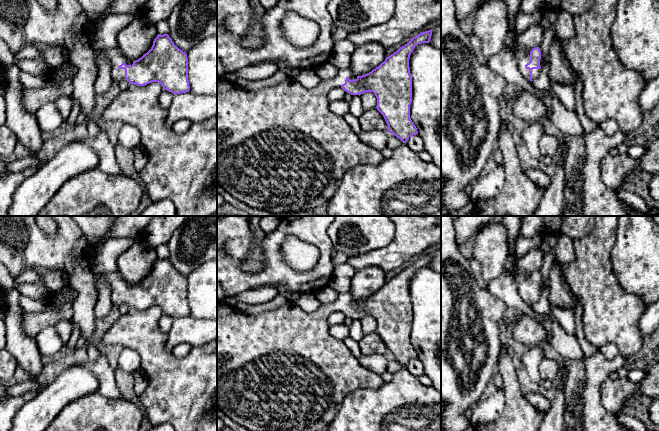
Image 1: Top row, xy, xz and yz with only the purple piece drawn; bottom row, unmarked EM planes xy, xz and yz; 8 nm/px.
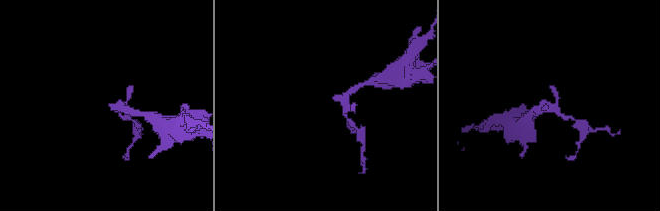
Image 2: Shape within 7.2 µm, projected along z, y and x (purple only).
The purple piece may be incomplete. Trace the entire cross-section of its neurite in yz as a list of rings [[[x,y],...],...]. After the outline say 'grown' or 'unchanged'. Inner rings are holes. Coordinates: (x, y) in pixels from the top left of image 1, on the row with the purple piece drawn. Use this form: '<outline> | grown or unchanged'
[[[539,47],[531,51],[519,51],[516,54],[518,69],[527,81],[533,81],[540,75],[541,51]]] | grown

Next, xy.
[[[158,34],[153,41],[151,49],[138,60],[133,61],[128,59],[118,47],[108,49],[106,57],[111,64],[111,79],[113,82],[118,83],[125,79],[130,84],[138,86],[158,82],[164,90],[174,95],[189,92],[190,90],[187,54],[174,44],[168,34]]] | grown

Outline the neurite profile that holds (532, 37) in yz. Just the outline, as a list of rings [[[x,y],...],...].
[[[540,24],[532,25],[522,34],[515,31],[515,55],[519,51],[531,51],[535,47],[539,47],[543,41],[544,29]]]

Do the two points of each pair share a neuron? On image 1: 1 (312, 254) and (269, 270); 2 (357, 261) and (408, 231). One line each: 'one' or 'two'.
1: two
2: one

